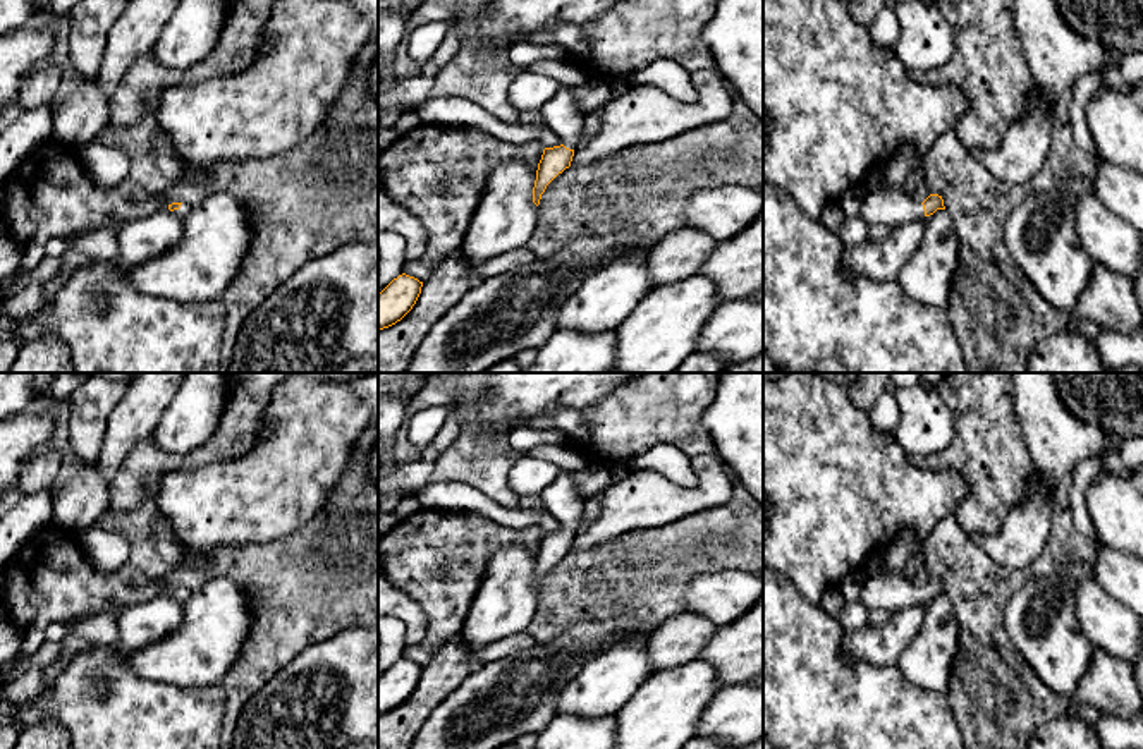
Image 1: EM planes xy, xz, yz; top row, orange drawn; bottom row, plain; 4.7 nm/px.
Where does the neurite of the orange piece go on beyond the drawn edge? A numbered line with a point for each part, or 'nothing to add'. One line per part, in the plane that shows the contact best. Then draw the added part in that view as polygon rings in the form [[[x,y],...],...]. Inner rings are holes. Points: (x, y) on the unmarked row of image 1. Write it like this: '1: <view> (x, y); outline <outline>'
1: yz (887, 590); outline [[[887,548],[875,551],[865,572],[870,579],[861,586],[861,601],[870,606],[870,610],[890,610],[897,613],[901,610],[925,603],[923,589],[914,586],[904,574],[890,572],[885,567]]]

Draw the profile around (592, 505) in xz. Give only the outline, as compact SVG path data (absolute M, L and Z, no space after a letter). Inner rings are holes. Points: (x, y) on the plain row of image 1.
M602 493L586 498L576 534L583 533L593 522L593 519L600 512L600 505L602 505Z

